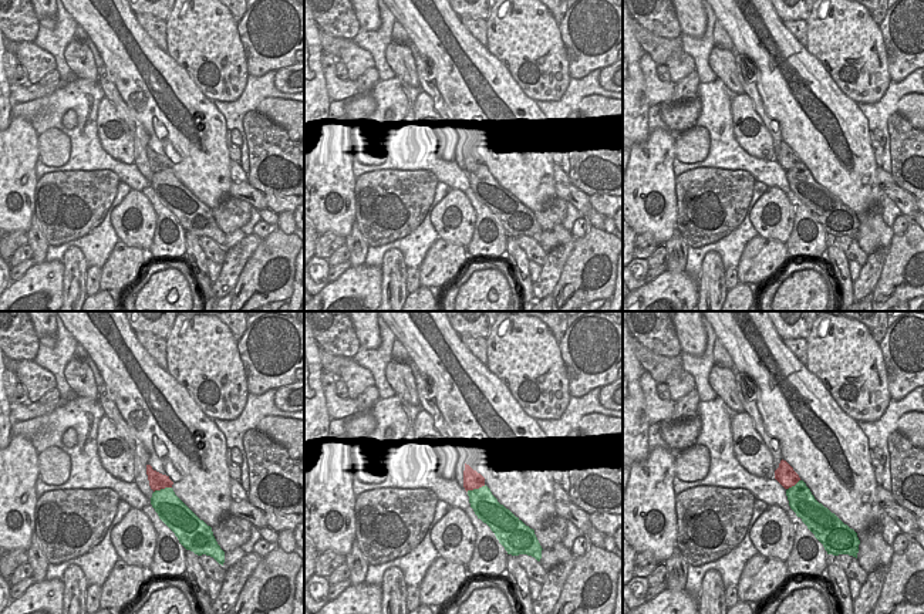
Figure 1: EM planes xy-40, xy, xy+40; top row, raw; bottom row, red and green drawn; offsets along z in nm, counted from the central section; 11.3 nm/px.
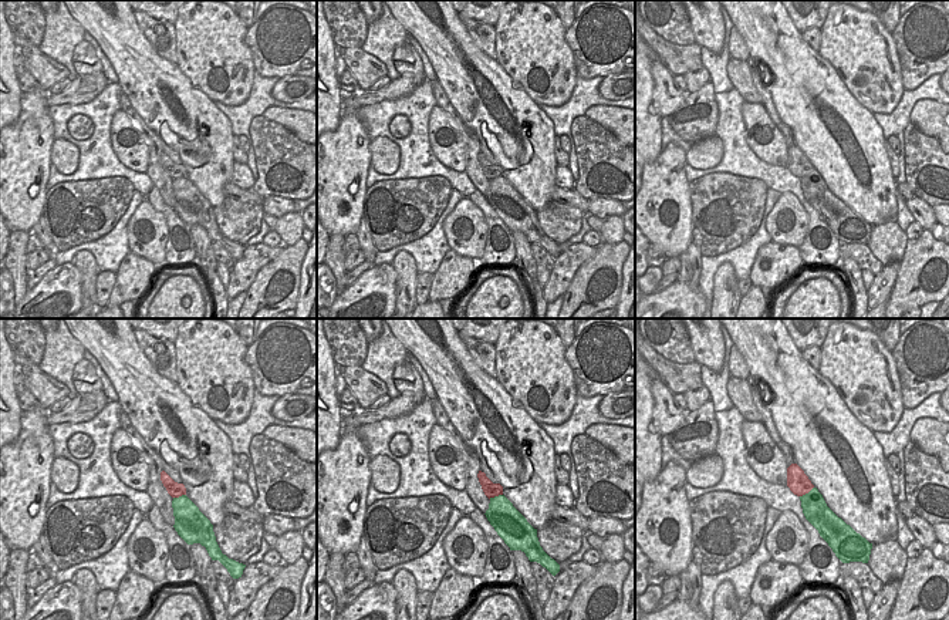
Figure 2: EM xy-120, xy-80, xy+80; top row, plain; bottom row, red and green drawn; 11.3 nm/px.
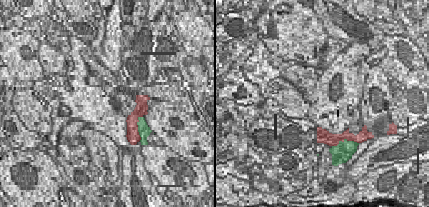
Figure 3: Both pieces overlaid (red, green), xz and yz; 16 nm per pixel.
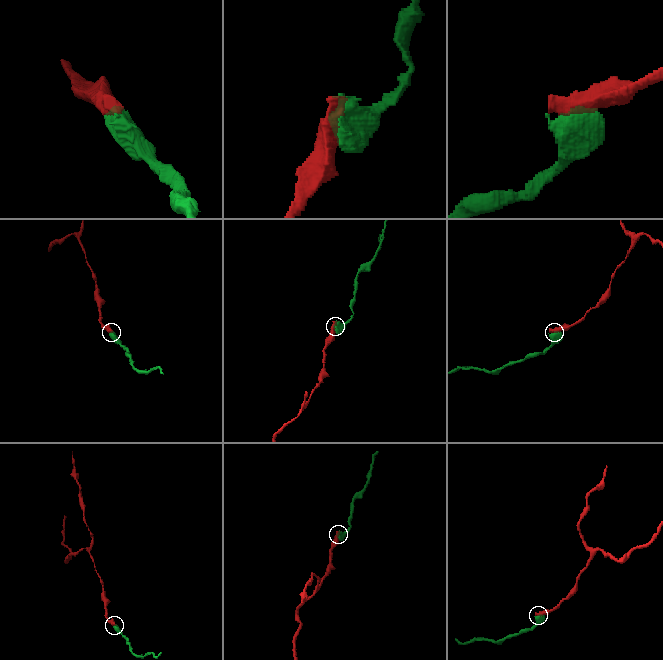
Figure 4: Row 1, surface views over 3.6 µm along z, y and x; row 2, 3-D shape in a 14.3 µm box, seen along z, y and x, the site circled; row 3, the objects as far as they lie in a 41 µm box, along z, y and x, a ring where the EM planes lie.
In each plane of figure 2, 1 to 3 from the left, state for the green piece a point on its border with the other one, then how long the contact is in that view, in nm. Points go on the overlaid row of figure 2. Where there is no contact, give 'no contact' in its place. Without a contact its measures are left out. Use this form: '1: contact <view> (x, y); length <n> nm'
1: contact xy-120 (179, 495); length 150 nm
2: contact xy-80 (495, 495); length 170 nm
3: contact xy+80 (806, 492); length 200 nm

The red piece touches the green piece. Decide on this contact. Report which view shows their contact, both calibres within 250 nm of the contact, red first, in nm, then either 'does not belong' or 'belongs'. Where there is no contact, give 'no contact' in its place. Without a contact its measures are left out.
xy-40 | 190/320 nm | belongs

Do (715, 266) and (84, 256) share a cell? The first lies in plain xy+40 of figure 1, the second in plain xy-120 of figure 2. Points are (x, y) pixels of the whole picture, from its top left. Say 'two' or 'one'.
one

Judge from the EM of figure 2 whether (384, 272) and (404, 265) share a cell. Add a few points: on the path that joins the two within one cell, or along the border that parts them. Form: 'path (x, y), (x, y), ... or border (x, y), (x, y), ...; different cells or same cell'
border (391, 263), (395, 272), (397, 300); different cells

